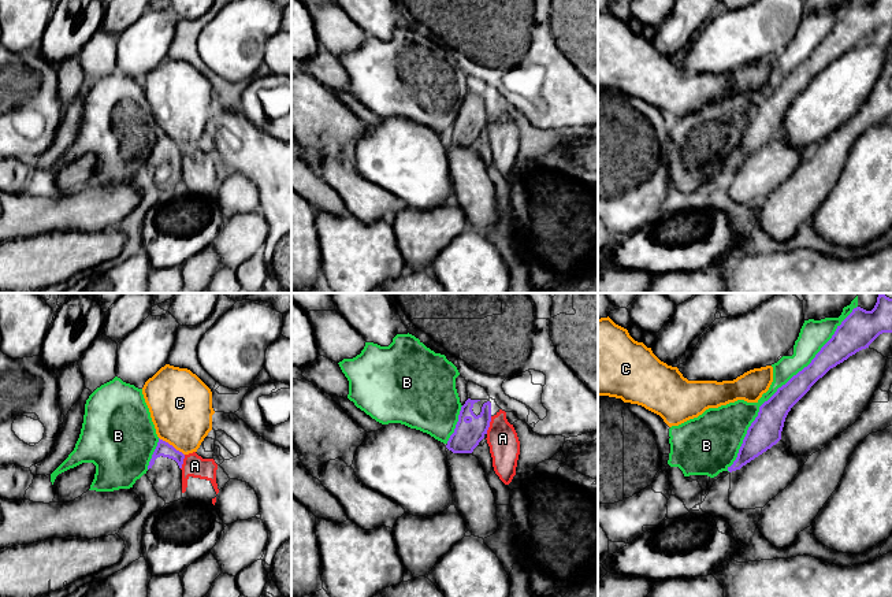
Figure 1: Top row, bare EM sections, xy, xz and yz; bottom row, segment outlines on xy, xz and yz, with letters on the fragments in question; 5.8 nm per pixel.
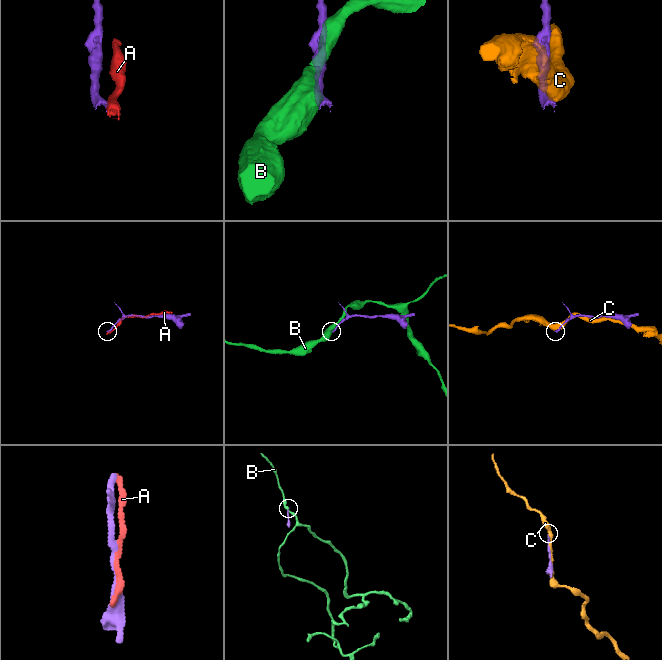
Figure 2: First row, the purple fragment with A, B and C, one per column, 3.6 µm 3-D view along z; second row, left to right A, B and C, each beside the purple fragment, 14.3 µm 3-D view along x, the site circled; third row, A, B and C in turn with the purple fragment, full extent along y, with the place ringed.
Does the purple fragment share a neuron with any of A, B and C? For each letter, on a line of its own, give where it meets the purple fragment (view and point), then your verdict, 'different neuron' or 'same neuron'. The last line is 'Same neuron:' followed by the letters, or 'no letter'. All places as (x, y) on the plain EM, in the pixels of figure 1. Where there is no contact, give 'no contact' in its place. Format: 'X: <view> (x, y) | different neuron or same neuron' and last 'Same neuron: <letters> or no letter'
A: xz (489, 118) | different neuron
B: yz (781, 80) | different neuron
C: xy (171, 138) | different neuron
Same neuron: no letter

